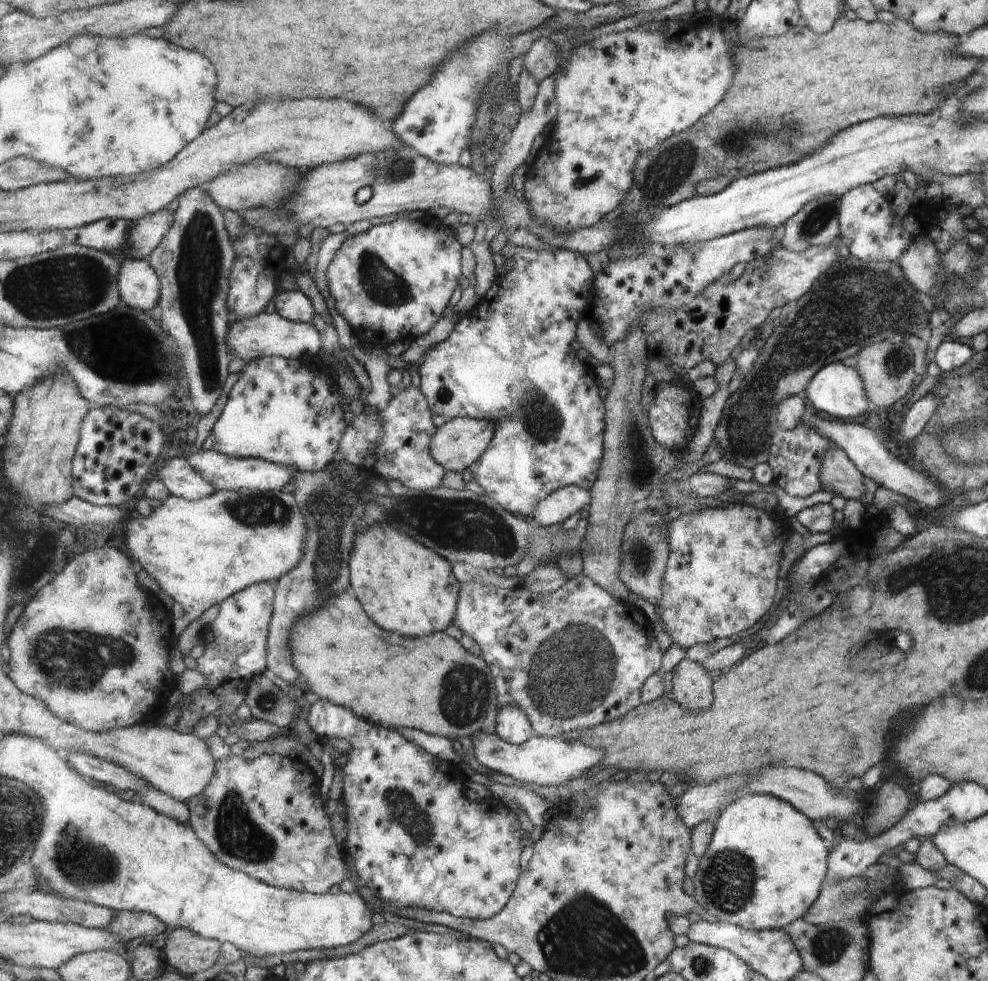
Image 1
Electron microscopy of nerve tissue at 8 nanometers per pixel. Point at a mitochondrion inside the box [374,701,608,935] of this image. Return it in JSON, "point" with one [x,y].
{"point":[417,823]}

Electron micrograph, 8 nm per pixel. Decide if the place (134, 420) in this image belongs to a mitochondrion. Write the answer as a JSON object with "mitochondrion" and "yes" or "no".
{"mitochondrion":"no"}

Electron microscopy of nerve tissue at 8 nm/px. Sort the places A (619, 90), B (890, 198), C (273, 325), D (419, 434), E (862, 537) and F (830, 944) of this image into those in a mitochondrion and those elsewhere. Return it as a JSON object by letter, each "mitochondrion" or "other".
{"A":"other","B":"other","C":"other","D":"other","E":"other","F":"mitochondrion"}

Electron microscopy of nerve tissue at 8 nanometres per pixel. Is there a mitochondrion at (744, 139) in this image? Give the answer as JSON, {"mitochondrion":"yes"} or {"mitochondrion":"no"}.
{"mitochondrion":"yes"}

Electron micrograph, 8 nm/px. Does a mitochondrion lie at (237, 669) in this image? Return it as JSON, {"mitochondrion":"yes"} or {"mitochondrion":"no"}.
{"mitochondrion":"no"}

